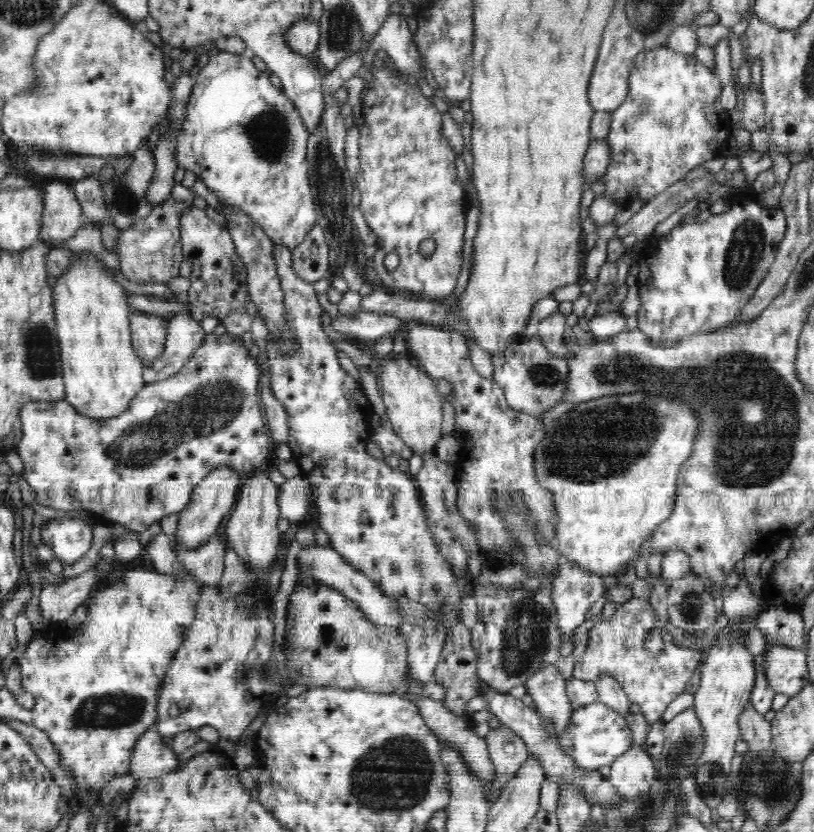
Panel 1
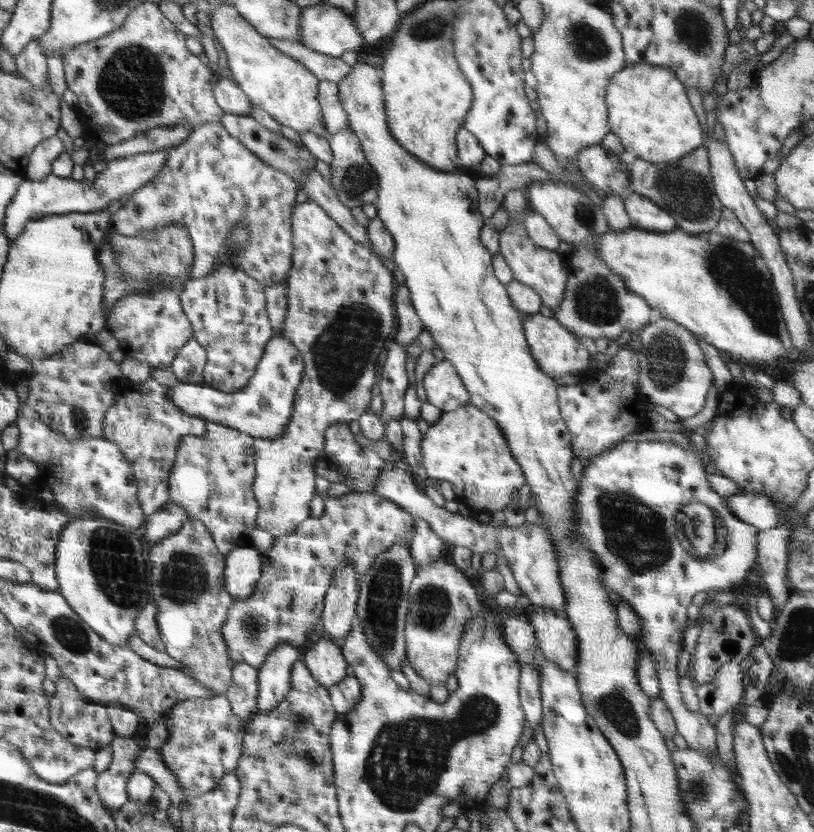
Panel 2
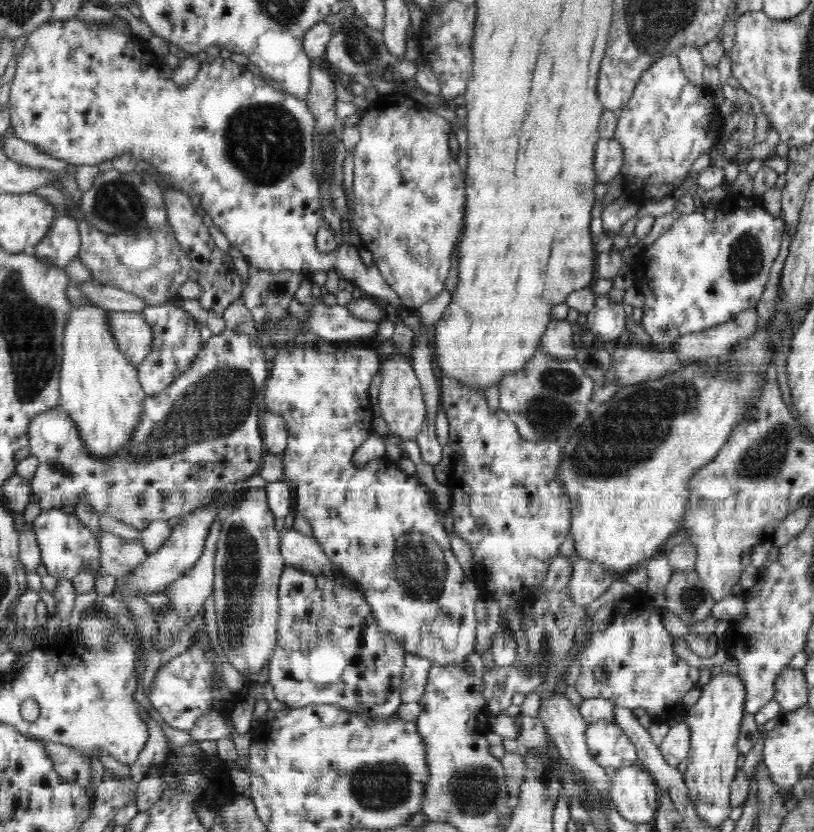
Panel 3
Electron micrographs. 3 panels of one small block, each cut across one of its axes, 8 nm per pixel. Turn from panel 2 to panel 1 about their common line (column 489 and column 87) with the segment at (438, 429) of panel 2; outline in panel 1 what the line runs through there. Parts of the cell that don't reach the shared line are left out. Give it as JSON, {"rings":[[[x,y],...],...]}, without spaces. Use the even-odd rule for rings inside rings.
{"rings":[[[207,334],[199,346],[192,354],[188,363],[174,374],[171,378],[164,381],[145,385],[143,390],[136,394],[136,397],[130,402],[128,410],[106,420],[86,417],[76,411],[65,400],[60,401],[34,401],[28,402],[23,410],[20,410],[20,419],[22,422],[23,436],[18,446],[16,446],[24,464],[23,478],[36,493],[36,501],[42,507],[53,508],[60,511],[87,511],[96,516],[101,522],[124,526],[128,531],[136,533],[148,530],[148,527],[154,522],[160,522],[161,518],[169,514],[179,514],[192,500],[192,492],[195,486],[210,474],[212,470],[218,467],[234,467],[238,473],[252,472],[258,468],[264,468],[270,454],[270,435],[267,433],[265,422],[262,417],[261,401],[258,393],[258,382],[262,378],[262,371],[258,360],[251,357],[244,345],[242,345],[238,336]]]}

